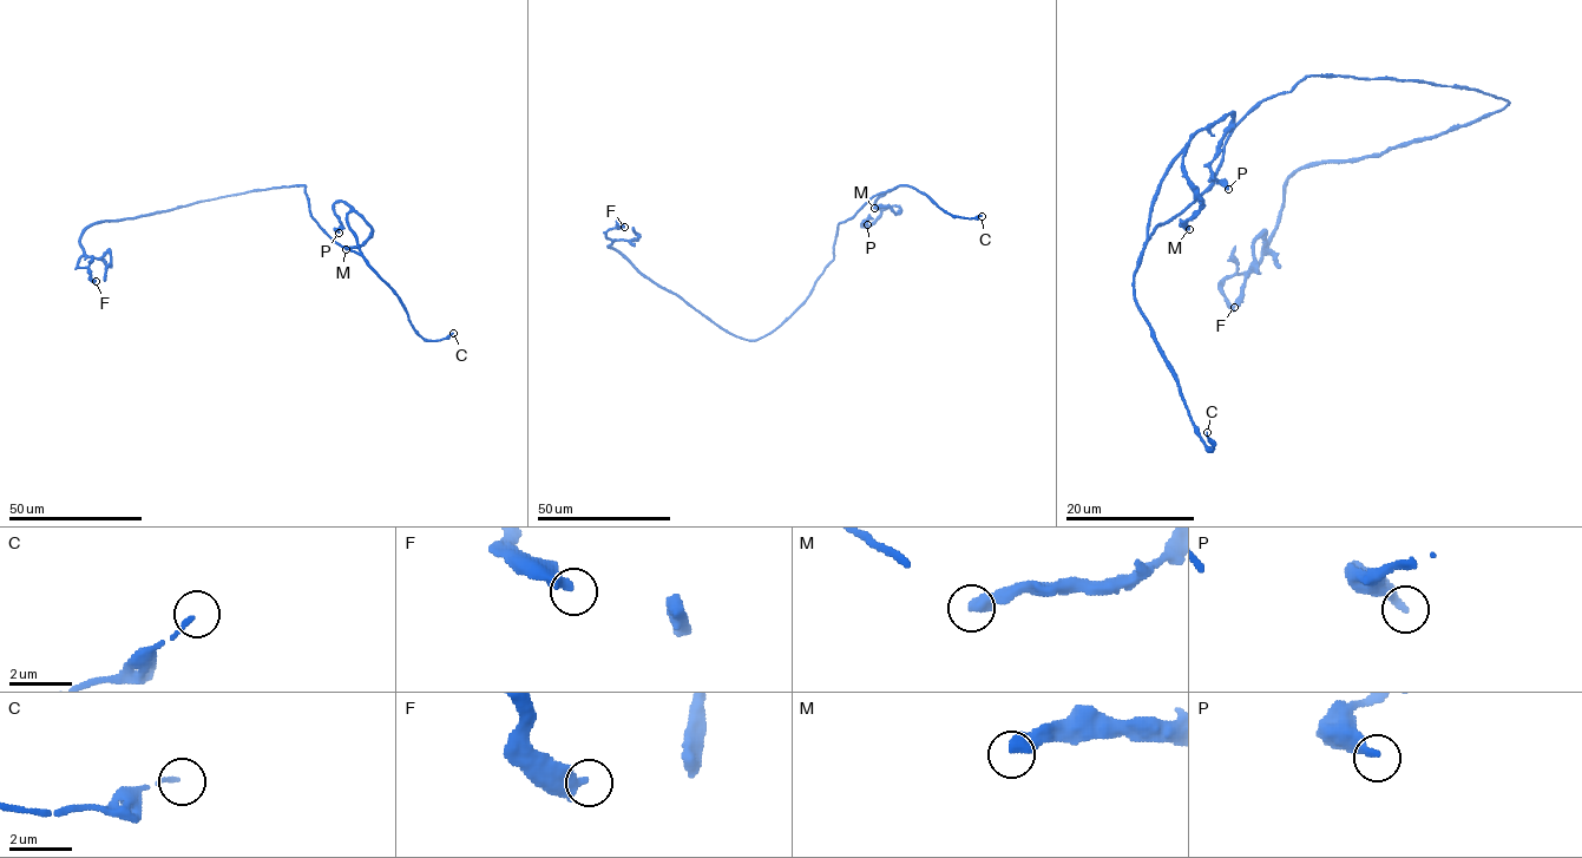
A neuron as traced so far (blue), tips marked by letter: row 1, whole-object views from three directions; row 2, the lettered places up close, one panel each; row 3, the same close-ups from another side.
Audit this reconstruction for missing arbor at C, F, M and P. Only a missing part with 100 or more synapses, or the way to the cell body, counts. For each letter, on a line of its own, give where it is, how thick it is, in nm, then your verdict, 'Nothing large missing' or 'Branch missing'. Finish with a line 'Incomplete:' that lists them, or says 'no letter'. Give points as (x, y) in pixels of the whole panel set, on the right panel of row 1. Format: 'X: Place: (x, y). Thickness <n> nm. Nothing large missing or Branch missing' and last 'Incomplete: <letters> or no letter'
C: Place: (1207, 432). Thickness 120 nm. Nothing large missing
F: Place: (1234, 307). Thickness 400 nm. Nothing large missing
M: Place: (1189, 229). Thickness 440 nm. Nothing large missing
P: Place: (1228, 189). Thickness 240 nm. Nothing large missing
Incomplete: no letter

